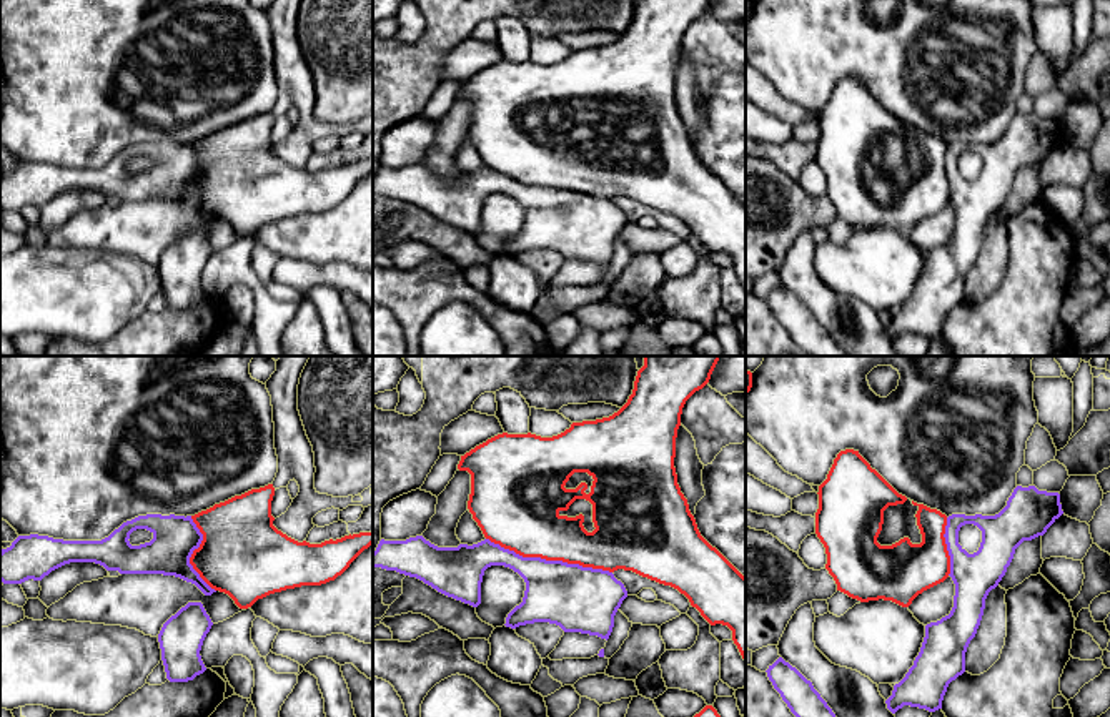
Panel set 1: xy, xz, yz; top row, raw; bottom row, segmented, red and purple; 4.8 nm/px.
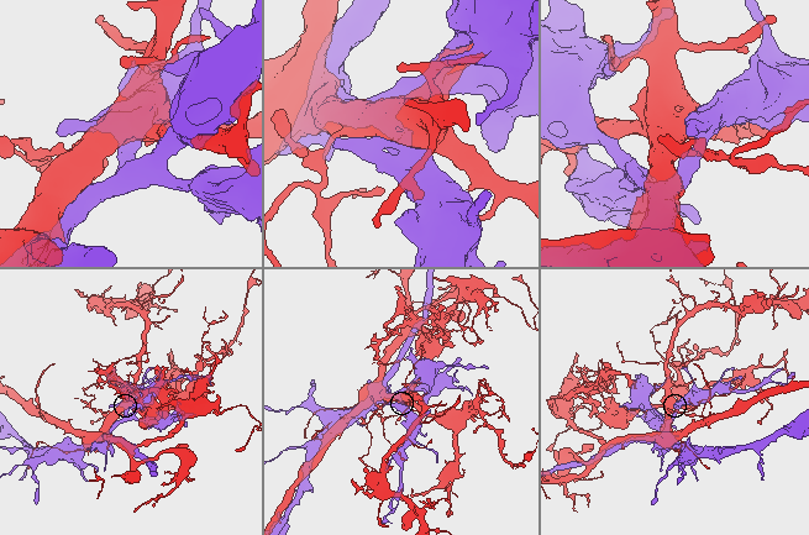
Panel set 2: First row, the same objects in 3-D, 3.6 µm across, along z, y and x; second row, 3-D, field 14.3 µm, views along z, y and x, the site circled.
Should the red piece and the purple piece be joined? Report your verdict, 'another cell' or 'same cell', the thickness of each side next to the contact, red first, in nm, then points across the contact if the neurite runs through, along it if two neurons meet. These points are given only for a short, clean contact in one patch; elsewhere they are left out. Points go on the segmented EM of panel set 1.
another cell | 340/320 nm

